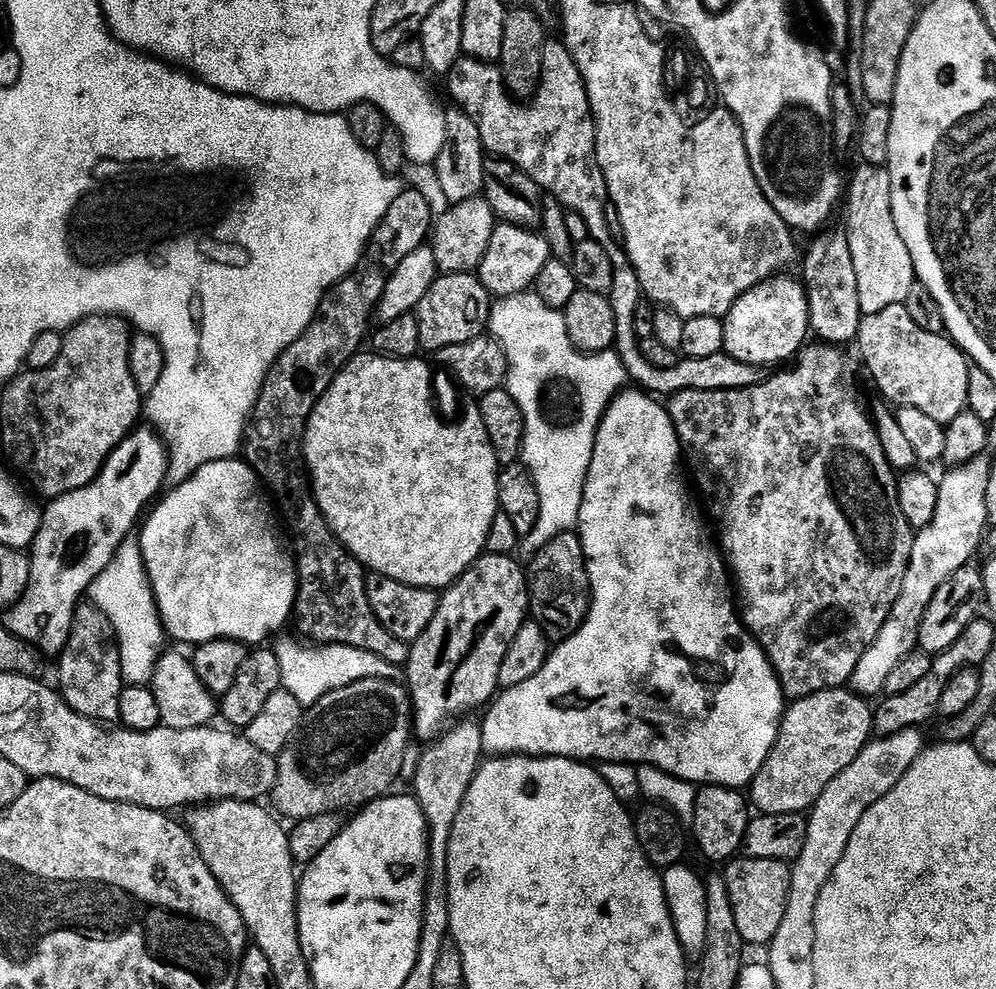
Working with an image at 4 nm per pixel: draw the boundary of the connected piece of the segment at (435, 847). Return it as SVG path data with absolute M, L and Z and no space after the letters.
M465 719L465 724L457 723L449 727L420 756L416 764L416 773L412 776L412 788L424 821L428 823L428 886L424 889L424 913L422 922L426 926L450 922L450 902L448 901L448 847L458 810L466 798L469 786L476 777L476 770L482 763L483 744L480 738L480 724Z

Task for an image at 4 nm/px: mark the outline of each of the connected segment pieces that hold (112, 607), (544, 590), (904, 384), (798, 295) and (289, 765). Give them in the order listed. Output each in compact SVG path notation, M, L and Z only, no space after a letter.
M127 538L120 543L116 556L92 583L90 600L102 614L106 614L106 618L112 623L112 629L116 631L123 679L129 685L147 685L165 651L166 633L160 612L156 609L156 595L148 580L144 555L135 539Z
M575 531L563 532L546 542L546 546L542 546L542 550L531 557L526 575L531 619L539 622L549 641L569 640L584 624L592 605L588 559L584 557L584 547L579 535Z
M905 305L886 306L886 310L878 310L878 314L864 316L860 321L859 344L860 356L864 359L864 364L868 367L868 372L872 375L877 390L885 396L881 397L889 405L895 406L897 409L922 410L924 414L934 418L934 422L945 426L954 422L954 418L968 408L967 376L970 369L968 357L952 343L947 335L922 330L922 327L918 326L913 318L910 318L910 313Z
M773 274L760 284L736 299L734 306L723 317L724 322L724 351L734 359L747 364L763 366L763 364L780 364L797 355L805 347L804 339L810 336L808 323L808 295L799 279L791 280L788 274Z
M362 678L350 686L330 690L330 694L318 698L318 702L305 711L294 747L287 753L288 761L277 767L276 787L270 793L270 800L276 803L275 811L295 822L327 812L343 813L344 808L359 810L373 800L389 795L393 791L392 783L404 768L408 739L413 739L413 736L412 705L403 683L382 678Z

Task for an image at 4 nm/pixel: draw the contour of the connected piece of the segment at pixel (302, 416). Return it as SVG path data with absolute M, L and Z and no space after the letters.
M401 190L398 198L394 198L390 210L386 210L382 222L376 227L372 237L368 239L368 247L365 248L364 257L360 259L356 271L351 276L347 276L345 280L340 280L324 295L310 327L278 357L274 366L266 374L260 397L257 398L256 407L252 410L247 428L244 429L242 445L243 459L256 469L265 489L275 497L278 504L278 499L280 499L279 507L282 509L283 523L286 525L287 531L288 528L292 531L292 540L296 543L294 559L298 583L294 616L295 620L297 619L296 628L301 632L299 635L320 644L354 646L358 650L366 650L370 654L378 654L378 658L397 666L407 665L409 645L403 640L394 638L394 634L390 634L378 622L378 618L366 598L364 565L359 560L355 560L347 548L341 544L339 538L332 533L332 527L328 525L322 510L316 505L308 469L302 463L304 431L314 406L322 398L322 394L326 394L332 379L344 369L345 364L353 356L361 351L360 343L363 340L365 343L370 332L368 318L371 314L373 317L379 300L384 296L388 277L394 270L398 270L402 258L414 254L414 250L425 247L433 227L434 212L432 216L431 202L420 192Z

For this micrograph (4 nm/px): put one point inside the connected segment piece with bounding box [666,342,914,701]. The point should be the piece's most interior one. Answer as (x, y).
(806, 499)

